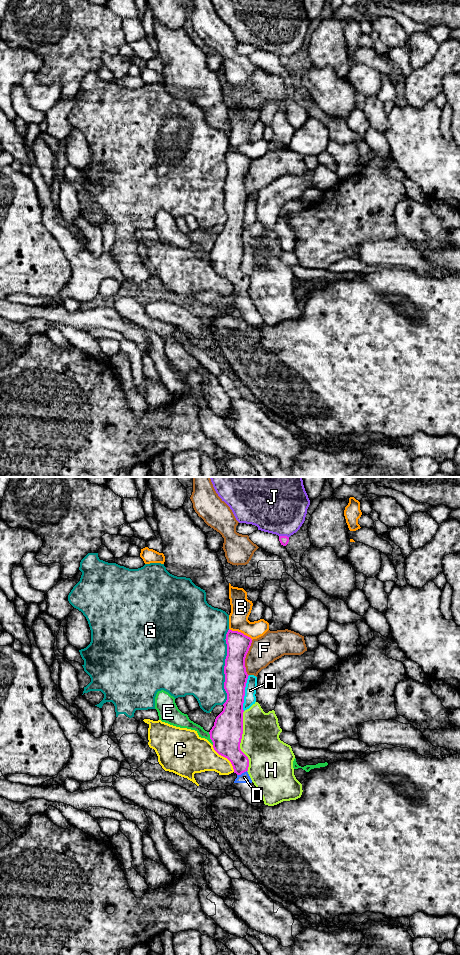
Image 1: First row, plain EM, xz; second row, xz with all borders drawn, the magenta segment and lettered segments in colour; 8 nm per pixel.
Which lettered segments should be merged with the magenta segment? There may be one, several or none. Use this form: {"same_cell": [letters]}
{"same_cell": ["D"]}

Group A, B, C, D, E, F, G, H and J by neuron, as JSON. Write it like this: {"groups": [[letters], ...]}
{"groups": [["A"], ["B"], ["C"], ["D"], ["E"], ["F"], ["G"], ["H"], ["J"]]}

